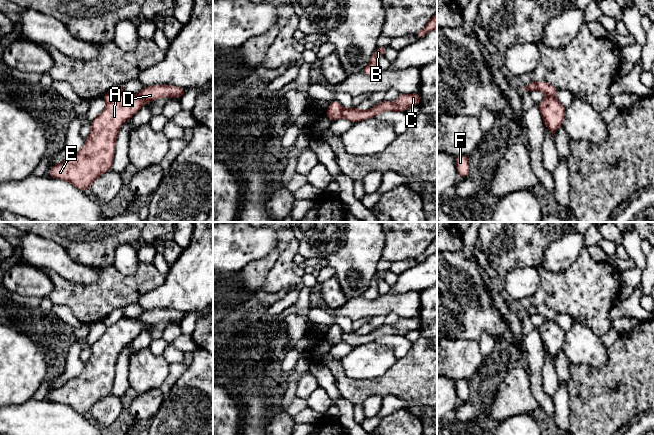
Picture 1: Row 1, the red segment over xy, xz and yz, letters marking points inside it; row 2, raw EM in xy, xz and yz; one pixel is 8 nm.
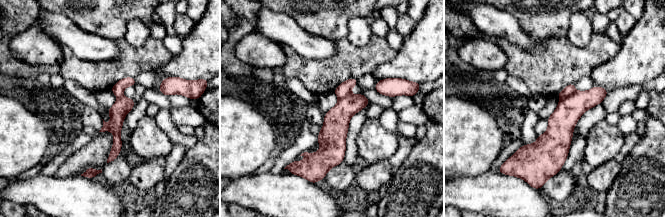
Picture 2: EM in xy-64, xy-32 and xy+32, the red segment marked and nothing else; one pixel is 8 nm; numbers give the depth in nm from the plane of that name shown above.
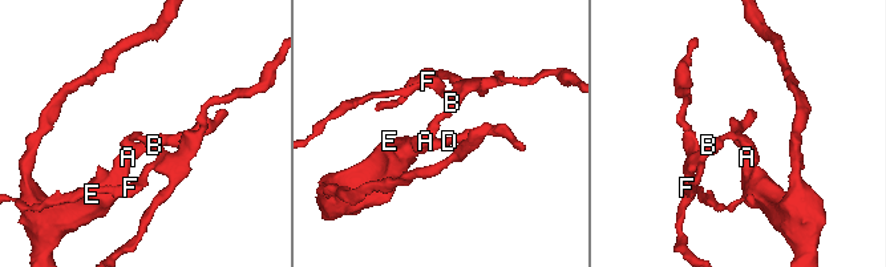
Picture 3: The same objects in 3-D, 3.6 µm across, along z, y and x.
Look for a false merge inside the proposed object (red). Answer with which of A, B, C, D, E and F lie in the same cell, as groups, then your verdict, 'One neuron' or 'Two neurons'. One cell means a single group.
Groups: A C D E / B F. Two neurons

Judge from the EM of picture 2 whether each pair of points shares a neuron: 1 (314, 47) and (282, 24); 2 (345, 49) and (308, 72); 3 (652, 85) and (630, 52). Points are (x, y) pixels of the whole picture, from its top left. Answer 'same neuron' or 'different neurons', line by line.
1: same neuron
2: same neuron
3: different neurons

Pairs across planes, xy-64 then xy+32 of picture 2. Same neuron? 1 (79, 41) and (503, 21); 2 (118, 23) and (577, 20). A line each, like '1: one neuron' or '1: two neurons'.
1: one neuron
2: two neurons

